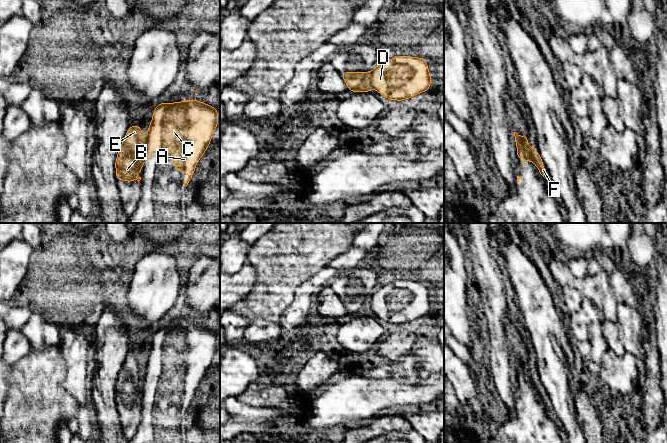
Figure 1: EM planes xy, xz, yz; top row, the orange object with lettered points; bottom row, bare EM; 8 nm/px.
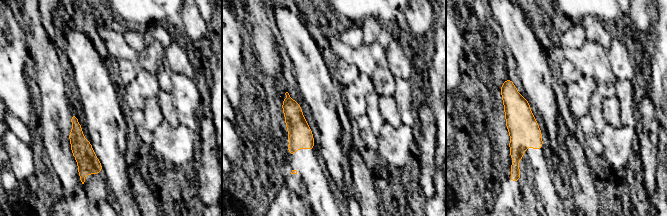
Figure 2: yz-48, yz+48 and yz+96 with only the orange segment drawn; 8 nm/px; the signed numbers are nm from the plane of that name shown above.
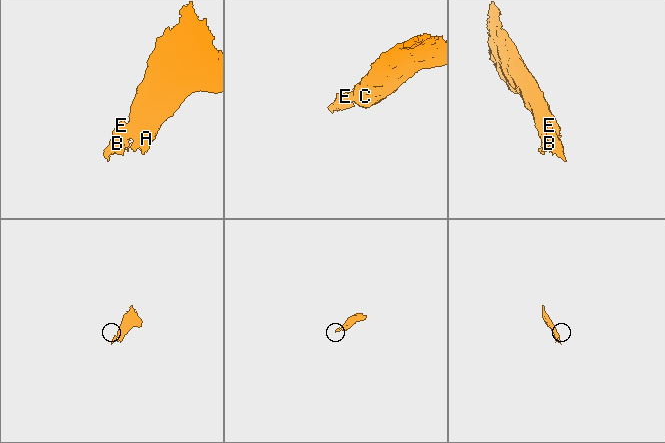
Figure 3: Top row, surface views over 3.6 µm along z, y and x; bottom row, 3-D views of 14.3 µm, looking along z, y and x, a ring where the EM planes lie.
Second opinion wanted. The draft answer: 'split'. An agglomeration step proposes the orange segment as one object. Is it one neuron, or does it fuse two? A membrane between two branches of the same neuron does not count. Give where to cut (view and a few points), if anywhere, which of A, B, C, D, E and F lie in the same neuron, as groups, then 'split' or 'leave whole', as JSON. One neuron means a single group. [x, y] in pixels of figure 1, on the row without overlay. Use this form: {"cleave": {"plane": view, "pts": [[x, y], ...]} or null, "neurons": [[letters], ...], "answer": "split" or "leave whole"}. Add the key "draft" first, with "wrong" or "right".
{"draft": "right", "cleave": {"plane": "xy", "pts": [[145, 361], [143, 384]]}, "neurons": [["A", "C", "D"], ["B", "E", "F"]], "answer": "split"}

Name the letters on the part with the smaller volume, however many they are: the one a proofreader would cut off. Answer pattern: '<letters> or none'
B, E, F

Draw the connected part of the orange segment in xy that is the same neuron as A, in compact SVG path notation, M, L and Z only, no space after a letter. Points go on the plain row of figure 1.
M198 324L180 325L176 327L158 327L153 336L149 356L146 359L144 385L150 384L150 376L156 374L162 384L175 384L178 396L187 396L188 402L184 406L186 411L195 397L195 391L207 374L214 355L218 349L218 333Z

